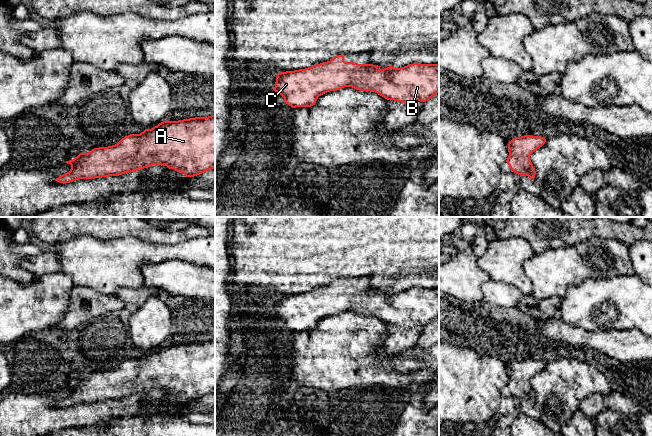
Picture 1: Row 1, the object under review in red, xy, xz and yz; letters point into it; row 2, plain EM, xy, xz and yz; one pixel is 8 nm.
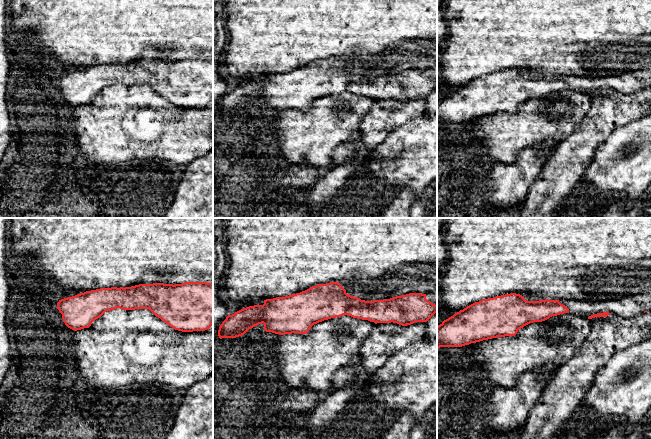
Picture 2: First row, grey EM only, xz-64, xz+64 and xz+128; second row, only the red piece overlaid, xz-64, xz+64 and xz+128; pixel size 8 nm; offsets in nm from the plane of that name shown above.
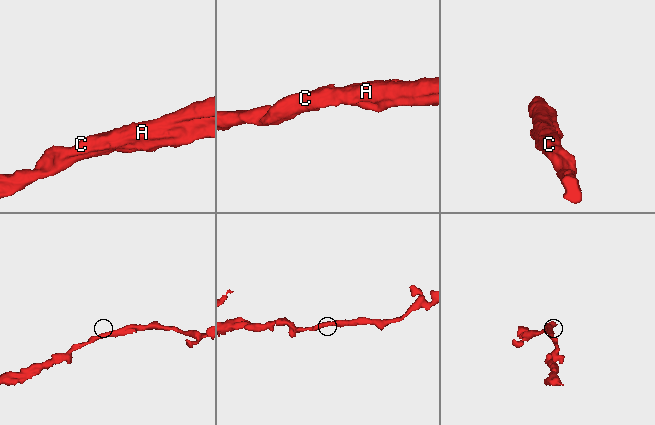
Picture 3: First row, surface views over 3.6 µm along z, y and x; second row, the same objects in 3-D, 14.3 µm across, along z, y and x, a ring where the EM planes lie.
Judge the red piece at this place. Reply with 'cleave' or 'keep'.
keep

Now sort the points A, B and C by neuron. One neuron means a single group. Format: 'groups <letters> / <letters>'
groups A B C

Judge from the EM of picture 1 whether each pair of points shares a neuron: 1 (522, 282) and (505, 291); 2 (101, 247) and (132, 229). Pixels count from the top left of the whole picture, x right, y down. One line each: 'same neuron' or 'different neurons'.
1: different neurons
2: different neurons

